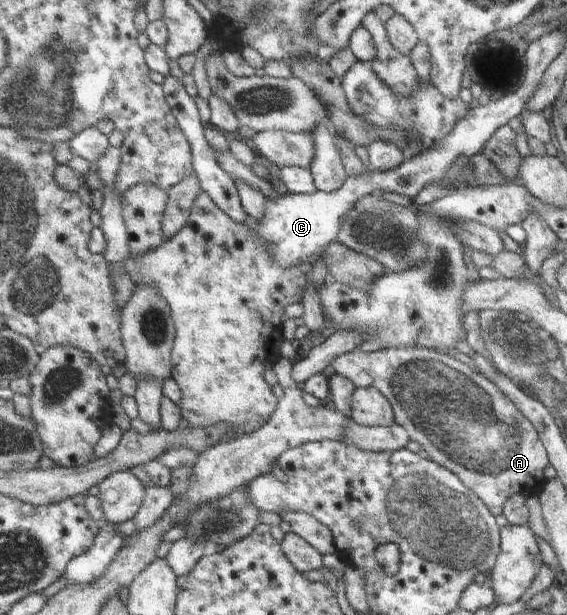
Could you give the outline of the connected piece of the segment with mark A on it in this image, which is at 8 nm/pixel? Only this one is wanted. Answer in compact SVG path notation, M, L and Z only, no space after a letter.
M400 346L369 353L355 349L340 354L332 362L331 373L350 380L354 389L375 387L390 403L394 424L402 426L409 440L420 446L421 455L452 472L480 498L492 516L501 513L502 505L512 494L530 496L542 492L547 481L543 470L548 465L548 458L536 430L492 382L466 364L426 348Z

